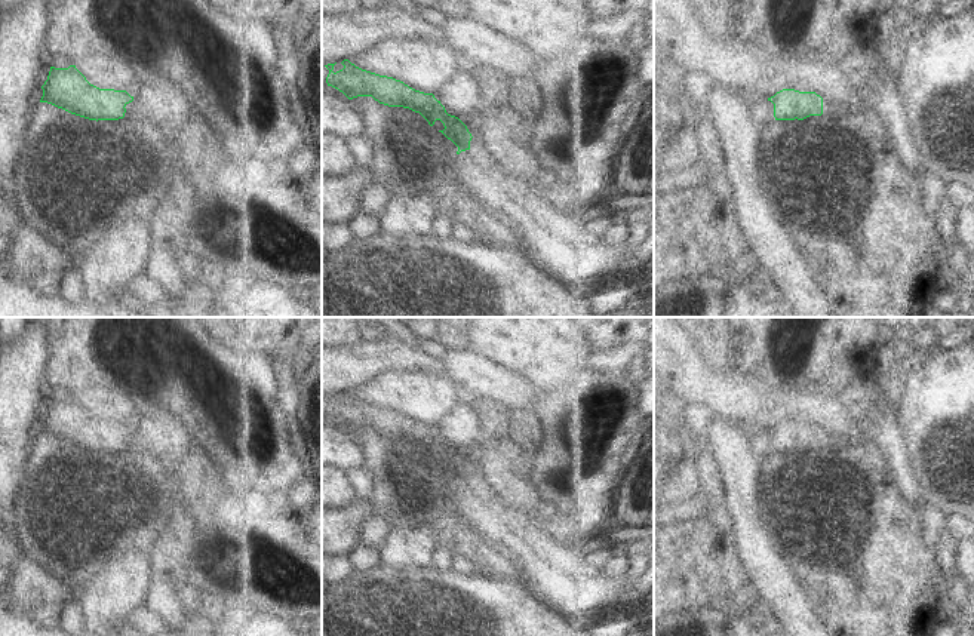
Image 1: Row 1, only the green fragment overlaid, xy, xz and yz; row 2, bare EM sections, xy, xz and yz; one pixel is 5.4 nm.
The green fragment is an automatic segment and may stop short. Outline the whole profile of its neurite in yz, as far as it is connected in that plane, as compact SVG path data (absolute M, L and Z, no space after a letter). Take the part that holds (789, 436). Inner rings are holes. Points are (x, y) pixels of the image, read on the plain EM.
M783 421L768 433L774 436L775 452L804 452L809 448L823 446L823 430L815 424Z

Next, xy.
M76 397L68 400L50 399L42 421L40 434L96 454L123 451L125 439L133 433L133 428L126 423L99 421L90 417Z

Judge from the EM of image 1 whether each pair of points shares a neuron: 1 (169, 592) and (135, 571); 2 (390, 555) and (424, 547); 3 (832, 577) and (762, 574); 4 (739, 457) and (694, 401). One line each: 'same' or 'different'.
1: different
2: same
3: different
4: different

